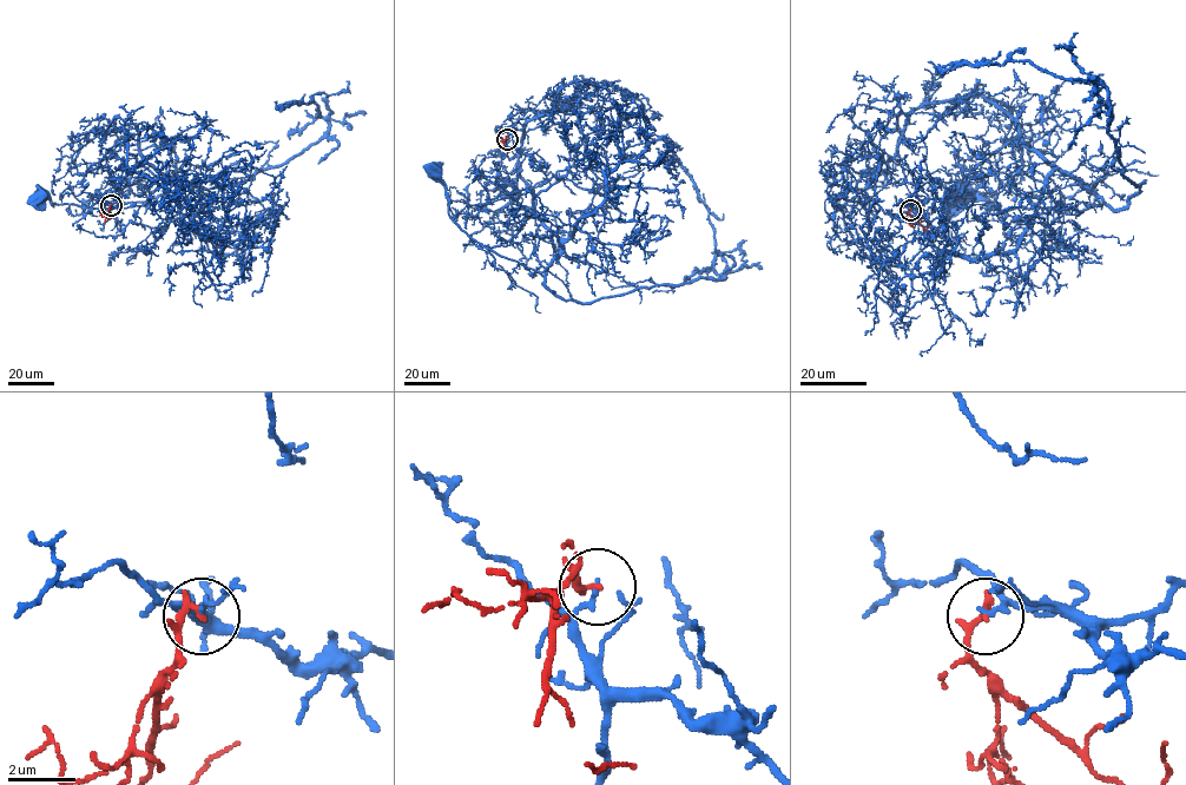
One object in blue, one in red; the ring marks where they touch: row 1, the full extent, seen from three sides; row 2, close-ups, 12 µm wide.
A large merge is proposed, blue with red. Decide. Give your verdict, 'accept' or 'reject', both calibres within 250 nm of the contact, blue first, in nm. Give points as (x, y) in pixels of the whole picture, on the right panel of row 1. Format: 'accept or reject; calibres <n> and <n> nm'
reject; calibres 150 and 240 nm

